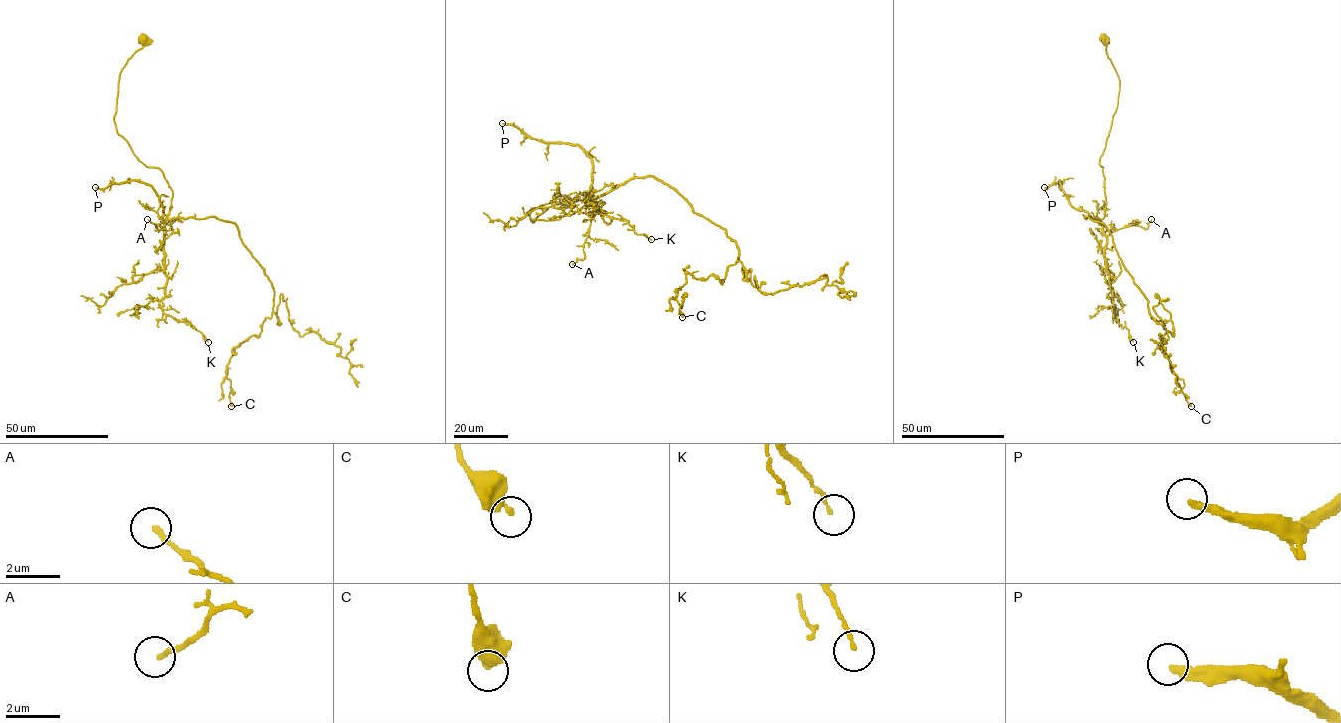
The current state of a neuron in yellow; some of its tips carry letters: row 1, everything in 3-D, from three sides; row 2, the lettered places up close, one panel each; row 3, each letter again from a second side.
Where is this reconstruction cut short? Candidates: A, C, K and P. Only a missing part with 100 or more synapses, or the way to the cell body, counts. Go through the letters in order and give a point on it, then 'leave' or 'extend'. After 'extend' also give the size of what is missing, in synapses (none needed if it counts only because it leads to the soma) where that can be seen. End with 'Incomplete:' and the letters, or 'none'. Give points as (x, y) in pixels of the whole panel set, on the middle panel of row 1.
A: (572, 264) | leave
C: (682, 317) | leave
K: (651, 239) | leave
P: (502, 123) | extend | 110 syn
Incomplete: P

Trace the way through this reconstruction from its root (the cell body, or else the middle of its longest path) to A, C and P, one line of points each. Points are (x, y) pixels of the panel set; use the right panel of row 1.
A: (1104, 39), (1119, 92), (1099, 161), (1106, 202), (1102, 230), (1109, 235), (1132, 225), (1147, 229), (1151, 219)
C: (1104, 39), (1119, 92), (1099, 161), (1104, 217), (1085, 217), (1105, 226), (1162, 322), (1158, 347), (1191, 406)
P: (1104, 39), (1119, 92), (1099, 161), (1104, 217), (1096, 221), (1076, 210), (1059, 180), (1044, 187)

